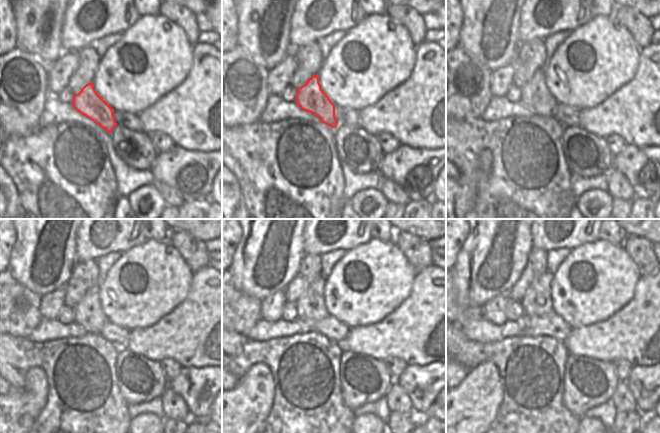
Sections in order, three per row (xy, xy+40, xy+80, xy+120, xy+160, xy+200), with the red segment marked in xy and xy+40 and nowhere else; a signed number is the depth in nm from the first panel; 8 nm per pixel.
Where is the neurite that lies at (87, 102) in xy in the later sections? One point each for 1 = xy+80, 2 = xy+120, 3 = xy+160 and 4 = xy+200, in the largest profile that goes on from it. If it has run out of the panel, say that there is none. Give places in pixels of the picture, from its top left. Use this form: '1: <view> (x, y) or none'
1: xy+80 (535, 95)
2: xy+120 (88, 310)
3: xy+160 (311, 309)
4: xy+200 (537, 302)

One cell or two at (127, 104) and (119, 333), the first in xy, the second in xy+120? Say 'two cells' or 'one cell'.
two cells

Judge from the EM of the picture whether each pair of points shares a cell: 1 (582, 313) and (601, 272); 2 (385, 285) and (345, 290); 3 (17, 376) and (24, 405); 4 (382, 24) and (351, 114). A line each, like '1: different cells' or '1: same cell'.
1: same cell
2: same cell
3: different cells
4: different cells

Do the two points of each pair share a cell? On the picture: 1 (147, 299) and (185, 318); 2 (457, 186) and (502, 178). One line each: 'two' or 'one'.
1: two
2: two

